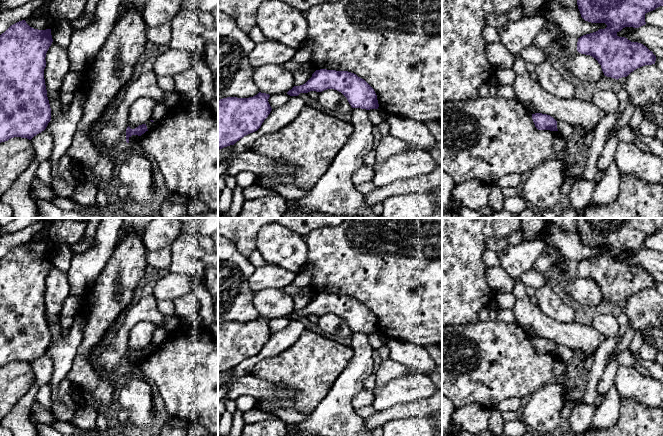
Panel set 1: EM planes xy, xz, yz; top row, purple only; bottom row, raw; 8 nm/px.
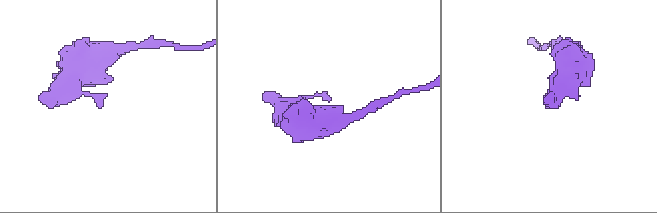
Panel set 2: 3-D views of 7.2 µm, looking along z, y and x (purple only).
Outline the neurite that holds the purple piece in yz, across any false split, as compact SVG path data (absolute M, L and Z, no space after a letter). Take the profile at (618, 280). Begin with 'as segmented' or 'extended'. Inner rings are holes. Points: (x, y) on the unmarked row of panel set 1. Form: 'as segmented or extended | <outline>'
as segmented | M575 218L581 241L591 247L605 247L605 253L578 262L577 275L590 279L601 289L605 300L614 303L627 301L645 289L655 288L656 280L646 270L631 266L617 257L625 251L639 252L646 248L645 238L663 230L663 218Z

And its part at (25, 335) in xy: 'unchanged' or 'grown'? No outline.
unchanged

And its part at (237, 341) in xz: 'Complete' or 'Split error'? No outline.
Complete

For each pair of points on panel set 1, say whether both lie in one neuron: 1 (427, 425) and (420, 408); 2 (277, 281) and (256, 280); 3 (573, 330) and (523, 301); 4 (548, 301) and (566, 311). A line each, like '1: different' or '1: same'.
1: different
2: same
3: same
4: same

